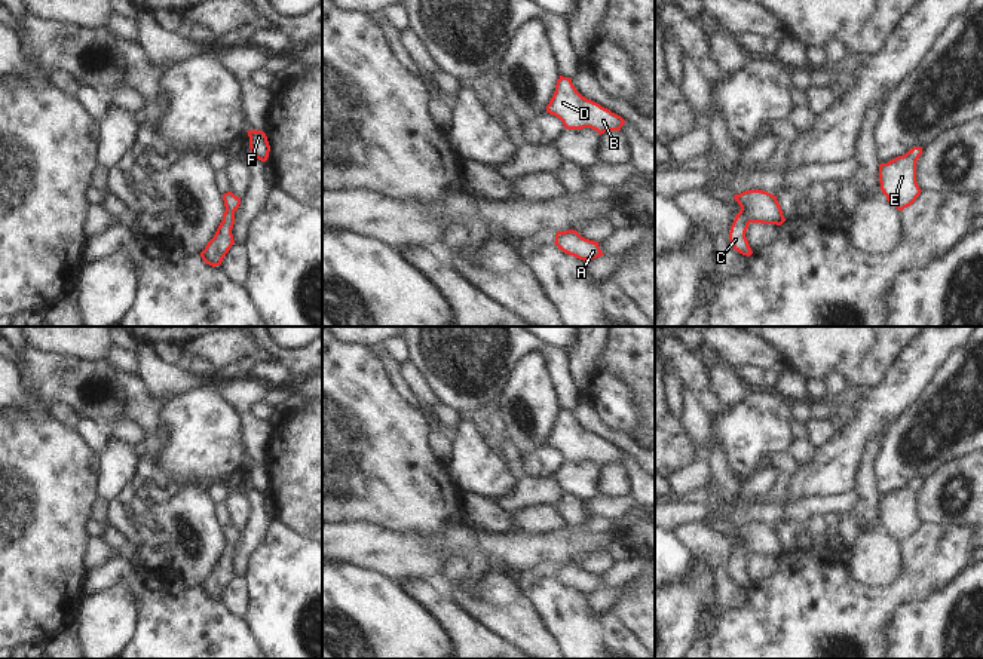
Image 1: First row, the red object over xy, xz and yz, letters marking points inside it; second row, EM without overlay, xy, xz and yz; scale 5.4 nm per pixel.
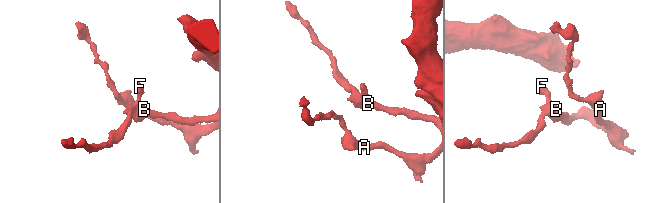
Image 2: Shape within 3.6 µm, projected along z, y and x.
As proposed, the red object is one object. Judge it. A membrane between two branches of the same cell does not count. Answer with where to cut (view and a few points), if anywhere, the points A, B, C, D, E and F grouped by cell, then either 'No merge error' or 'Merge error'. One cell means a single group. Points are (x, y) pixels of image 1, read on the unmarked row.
No split. Groups: A B C D E F. No merge error

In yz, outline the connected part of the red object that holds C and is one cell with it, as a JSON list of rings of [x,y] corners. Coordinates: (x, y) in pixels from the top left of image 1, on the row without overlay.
[[[747,522],[735,527],[734,531],[741,539],[737,546],[731,564],[729,573],[735,583],[750,589],[753,586],[745,564],[750,555],[777,557],[781,558],[786,551],[777,528],[763,522]]]

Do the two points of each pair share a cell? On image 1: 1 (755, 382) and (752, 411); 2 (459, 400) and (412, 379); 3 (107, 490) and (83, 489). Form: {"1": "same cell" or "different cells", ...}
{"1": "different cells", "2": "different cells", "3": "different cells"}

